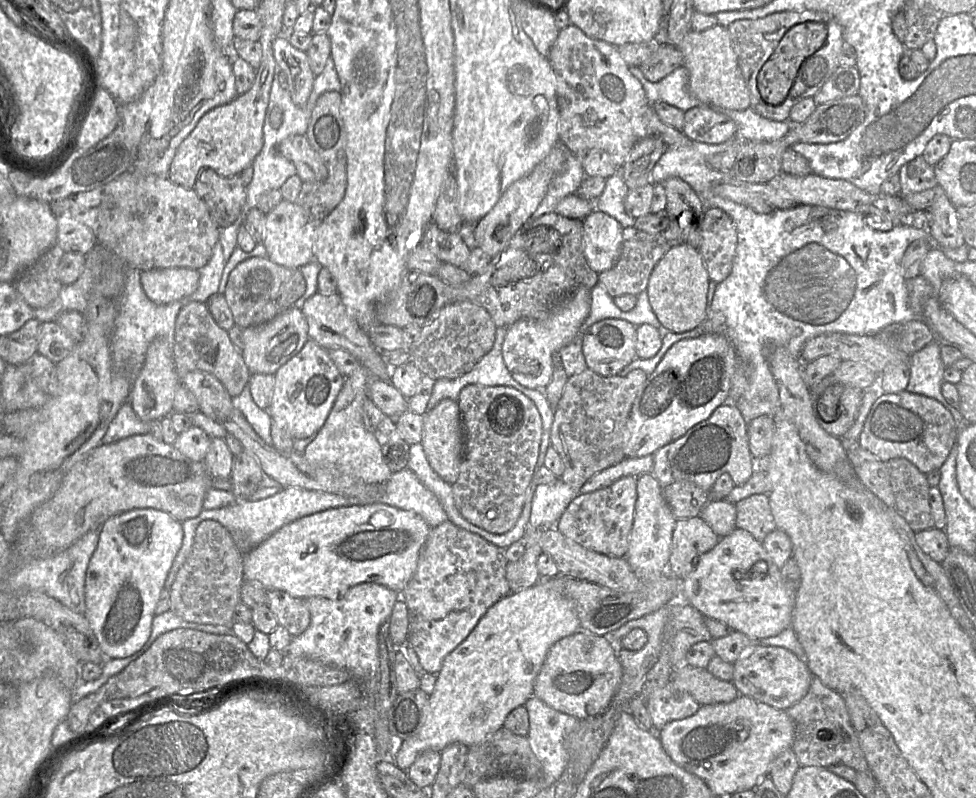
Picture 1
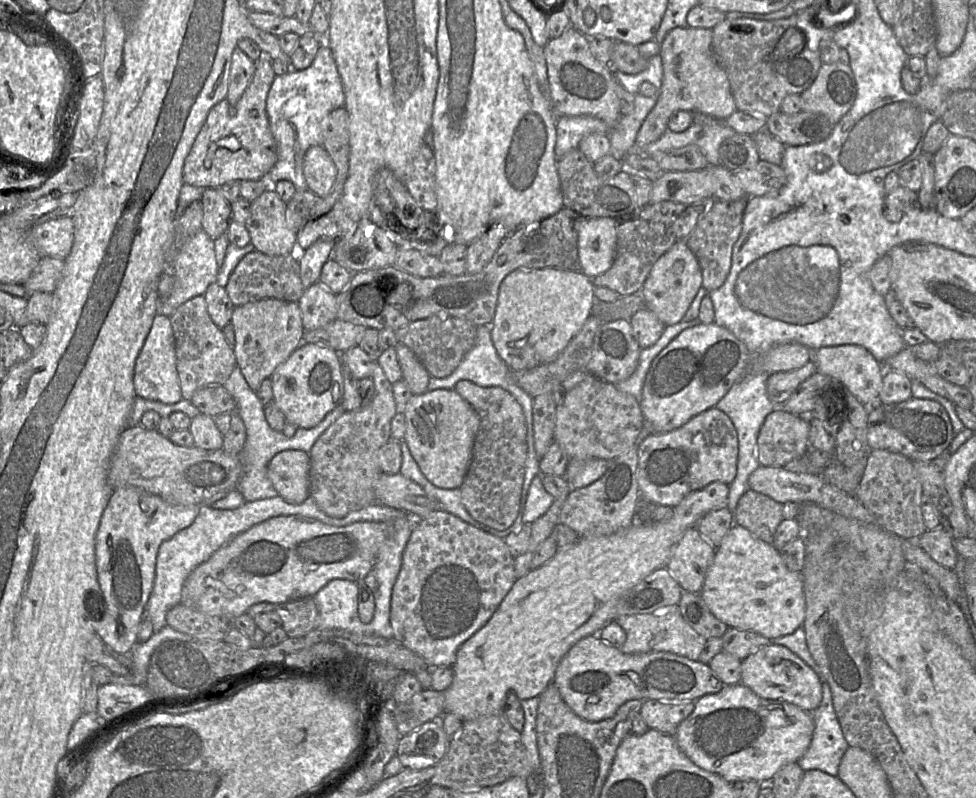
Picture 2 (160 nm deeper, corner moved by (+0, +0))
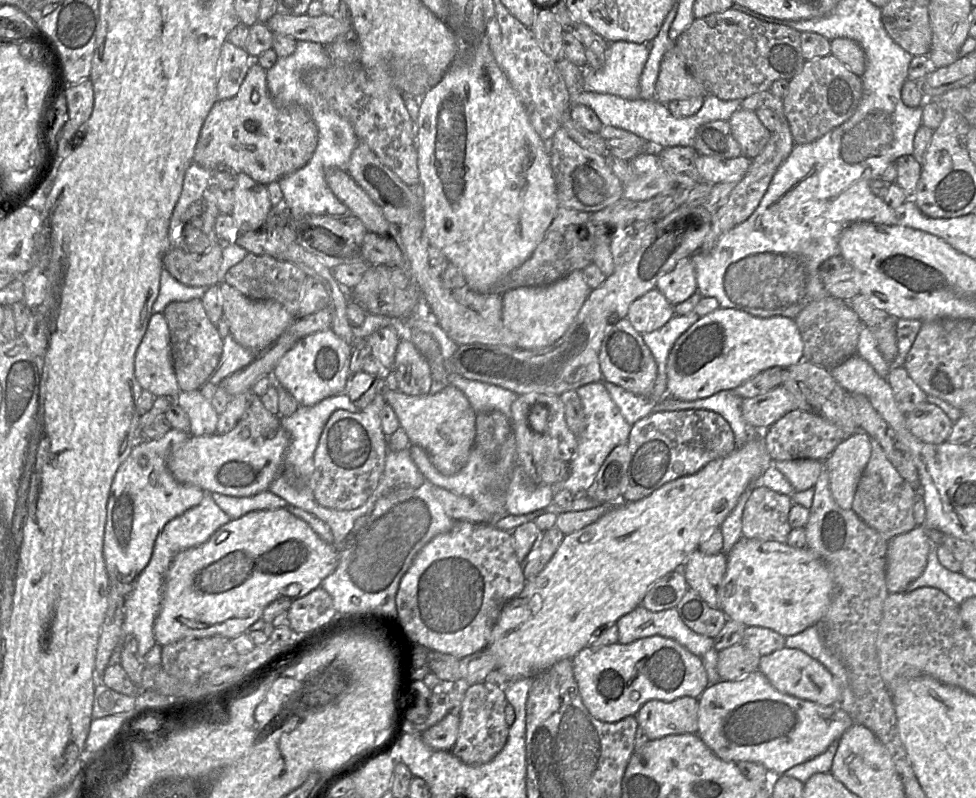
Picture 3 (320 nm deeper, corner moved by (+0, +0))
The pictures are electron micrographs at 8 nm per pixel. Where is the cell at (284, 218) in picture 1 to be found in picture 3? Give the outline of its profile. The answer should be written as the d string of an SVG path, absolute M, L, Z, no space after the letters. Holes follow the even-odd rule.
M238 173L233 193L231 214L238 230L243 233L261 229L272 208L267 187L244 173Z

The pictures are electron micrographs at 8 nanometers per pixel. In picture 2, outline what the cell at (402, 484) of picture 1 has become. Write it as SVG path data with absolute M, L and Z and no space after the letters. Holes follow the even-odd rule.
M280 496L245 502L236 509L216 509L202 505L194 522L187 528L177 532L170 539L164 541L158 550L153 590L145 608L145 617L152 625L154 634L167 625L166 615L174 606L181 603L182 587L193 570L206 562L218 549L233 537L245 532L252 526L277 516L300 515L320 521L324 524L342 527L357 522L392 522L402 516L411 515L405 511L372 504L361 510L353 511L346 516L334 518L322 512L311 497L307 497L300 504L291 504Z

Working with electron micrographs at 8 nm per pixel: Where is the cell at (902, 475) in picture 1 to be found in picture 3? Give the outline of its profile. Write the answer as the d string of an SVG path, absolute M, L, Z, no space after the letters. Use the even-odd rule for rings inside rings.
M871 439L870 443L870 459L858 483L851 509L867 525L886 539L891 539L917 526L913 513L914 497L917 492L888 460L881 445L875 439Z

